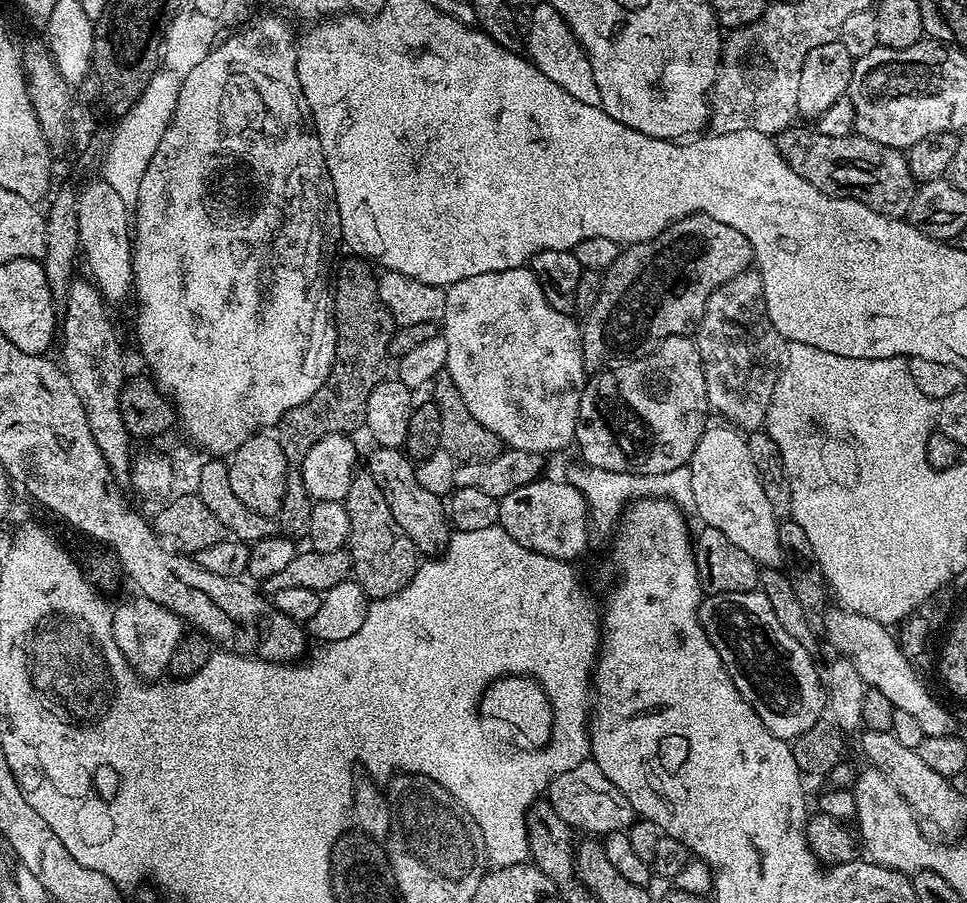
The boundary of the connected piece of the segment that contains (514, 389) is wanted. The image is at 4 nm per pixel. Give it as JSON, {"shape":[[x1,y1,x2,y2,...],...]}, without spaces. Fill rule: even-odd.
{"shape":[[531,267,511,268,510,270,498,270,490,274,474,274,470,278,462,278,458,282,447,285,446,288,446,310,442,321,442,335,446,342,446,354,448,363,446,365,446,376,449,376,451,387,462,394,462,402,466,402,470,414,486,430,490,430,497,435,508,448,518,450,530,450,548,454,551,448,564,448,571,445,576,438,576,419,578,418,578,406,580,405,580,395,584,389,586,379,586,369,584,367,584,355,582,354,582,328,579,323,572,321,573,317,567,312,554,310,550,302,546,302,546,294,542,292,542,286,538,278,532,273]]}

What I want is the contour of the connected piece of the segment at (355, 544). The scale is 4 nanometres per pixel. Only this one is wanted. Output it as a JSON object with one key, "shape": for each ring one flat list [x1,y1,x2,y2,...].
{"shape":[[367,470,357,471,352,477,350,490,342,503,350,516,351,534,348,535,346,548,352,557,354,580,372,600,381,600,401,592,418,567,417,543,398,526,397,519,390,514,385,495]]}

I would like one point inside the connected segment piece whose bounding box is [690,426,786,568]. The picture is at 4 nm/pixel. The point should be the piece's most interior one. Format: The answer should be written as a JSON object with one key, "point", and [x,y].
{"point":[728,495]}

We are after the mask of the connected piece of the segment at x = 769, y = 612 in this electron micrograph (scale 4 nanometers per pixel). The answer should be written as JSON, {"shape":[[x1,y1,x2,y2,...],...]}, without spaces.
{"shape":[[762,591,743,592,742,594,722,594,721,596,704,596,700,602,700,625,704,627,704,632,708,636,708,640,718,650,718,654,724,663,724,669,730,674,730,678,734,682,734,686,738,690,738,694,742,694,744,701,751,706,758,714,758,718,762,718,762,722,771,730,780,740,792,742,797,737,806,734,808,730,816,722,821,720,822,712,816,709,816,704,823,705,826,700,824,691,824,681,821,673,816,673,817,661,802,646,802,642,798,642,794,638,790,638,790,634,786,634,786,630,782,630,782,622,778,622,778,618,774,618,774,610,770,607,770,598,766,598,766,594]]}

